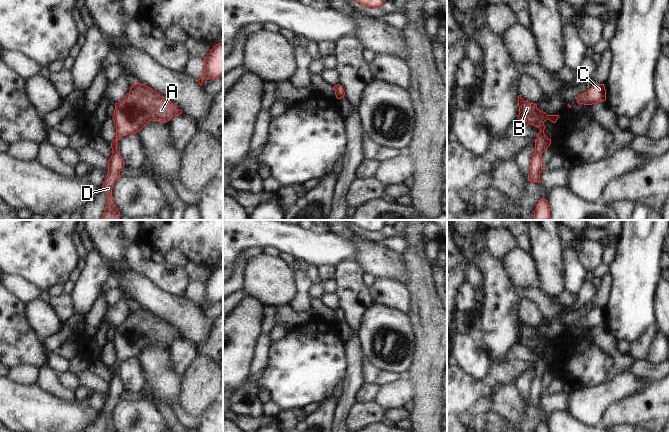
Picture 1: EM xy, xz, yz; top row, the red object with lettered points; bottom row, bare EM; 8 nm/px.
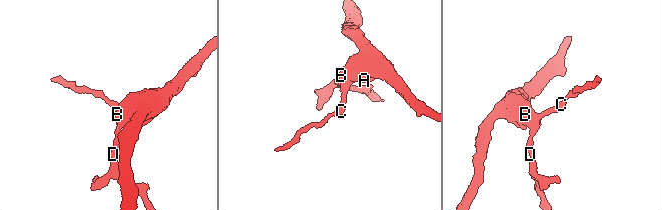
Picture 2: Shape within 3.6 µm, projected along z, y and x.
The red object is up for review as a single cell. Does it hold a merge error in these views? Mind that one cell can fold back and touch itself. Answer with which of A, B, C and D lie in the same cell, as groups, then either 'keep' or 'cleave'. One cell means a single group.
groups A B C D; keep

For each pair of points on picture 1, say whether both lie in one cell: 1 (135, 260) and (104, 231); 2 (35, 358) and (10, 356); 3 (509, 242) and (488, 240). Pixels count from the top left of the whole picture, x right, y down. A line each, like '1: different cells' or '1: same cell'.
1: different cells
2: same cell
3: same cell

